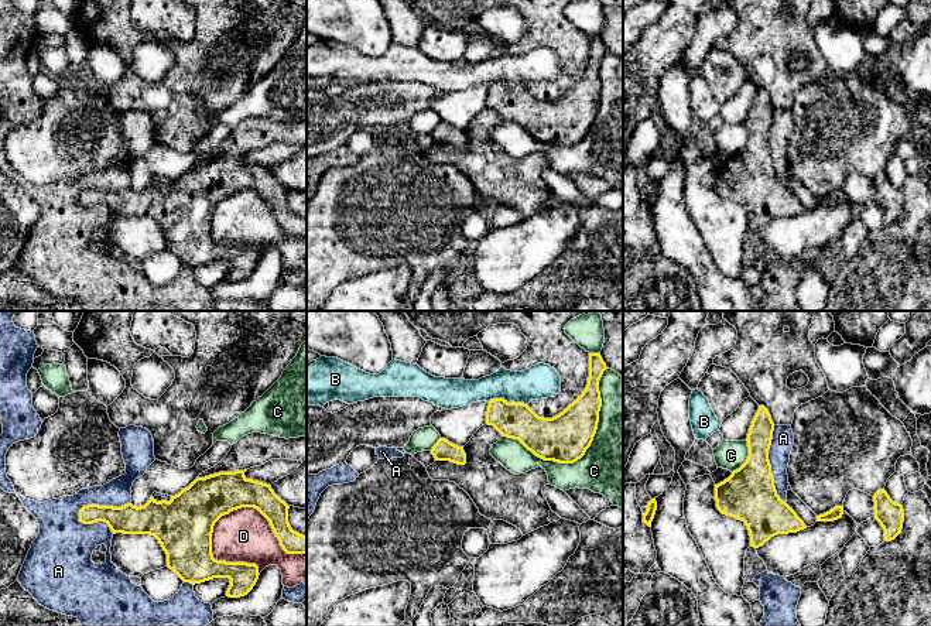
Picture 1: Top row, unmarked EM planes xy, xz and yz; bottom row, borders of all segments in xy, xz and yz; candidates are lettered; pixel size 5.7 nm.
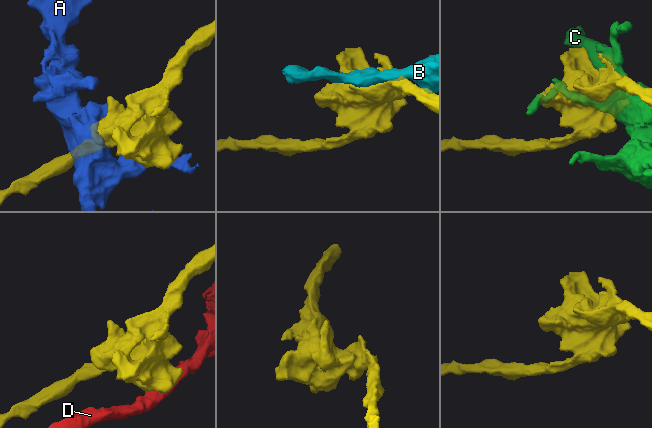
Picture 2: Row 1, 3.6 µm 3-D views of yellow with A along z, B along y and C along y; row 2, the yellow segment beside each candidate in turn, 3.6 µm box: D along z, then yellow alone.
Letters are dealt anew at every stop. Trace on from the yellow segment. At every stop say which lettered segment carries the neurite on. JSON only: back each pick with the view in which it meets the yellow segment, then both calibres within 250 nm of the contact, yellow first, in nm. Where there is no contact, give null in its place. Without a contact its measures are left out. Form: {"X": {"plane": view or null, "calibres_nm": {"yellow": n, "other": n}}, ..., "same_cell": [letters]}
{"same_cell": []}

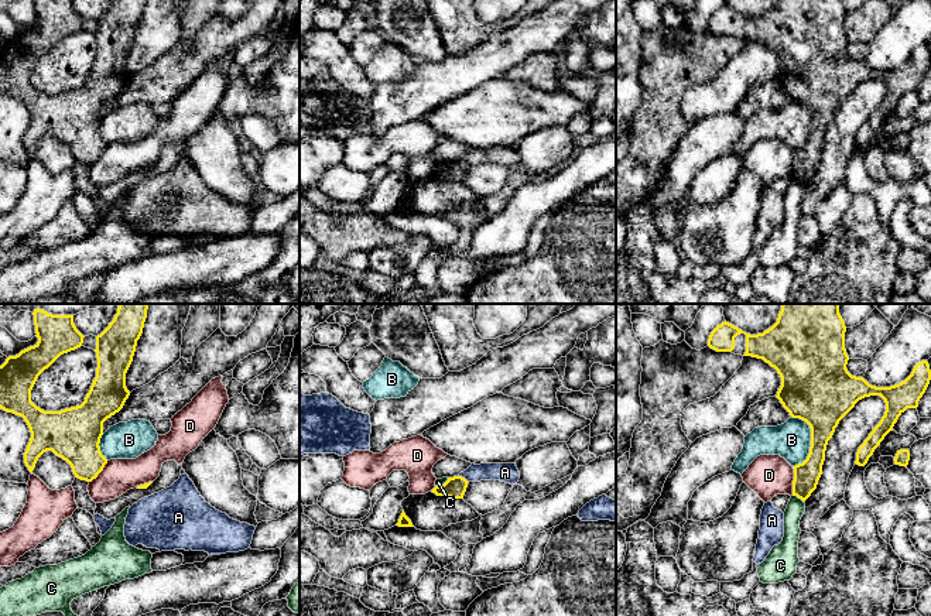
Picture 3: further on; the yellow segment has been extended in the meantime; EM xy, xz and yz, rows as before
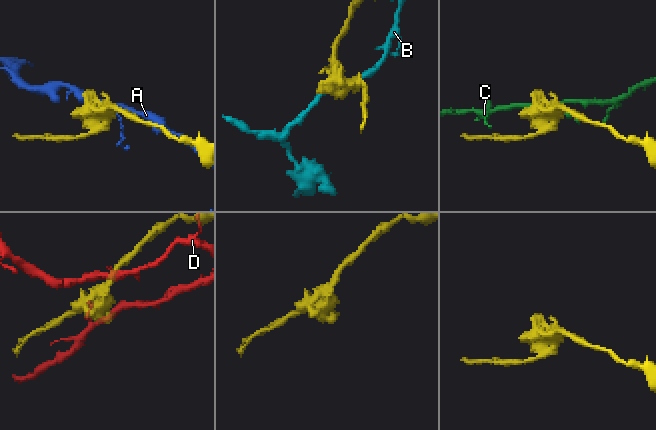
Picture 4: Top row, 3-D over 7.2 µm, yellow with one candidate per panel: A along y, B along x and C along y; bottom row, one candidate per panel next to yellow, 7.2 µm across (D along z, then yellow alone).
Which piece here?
{"same_cell": []}

